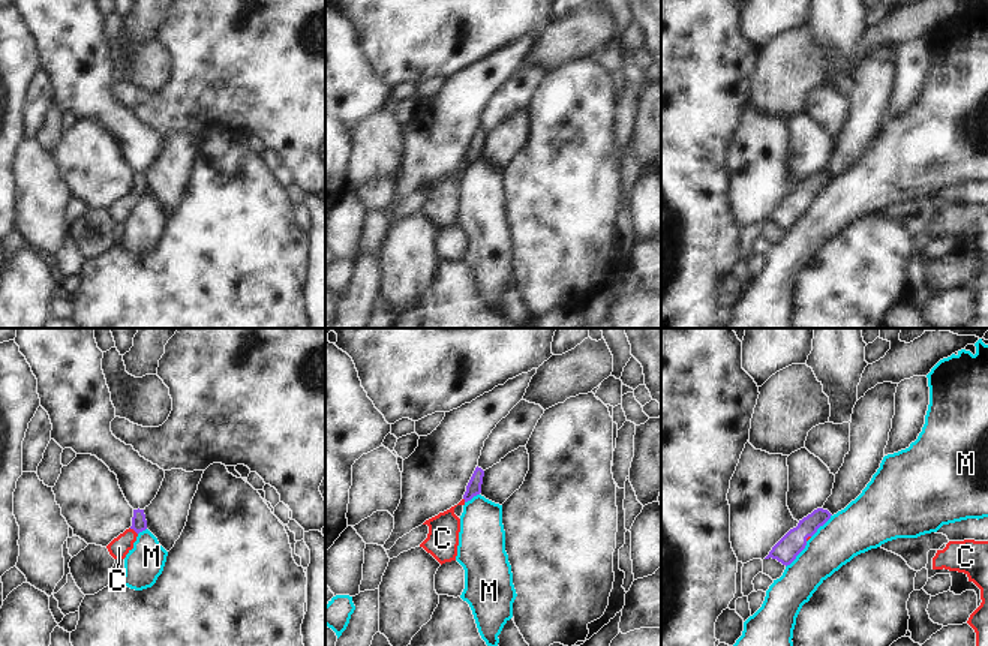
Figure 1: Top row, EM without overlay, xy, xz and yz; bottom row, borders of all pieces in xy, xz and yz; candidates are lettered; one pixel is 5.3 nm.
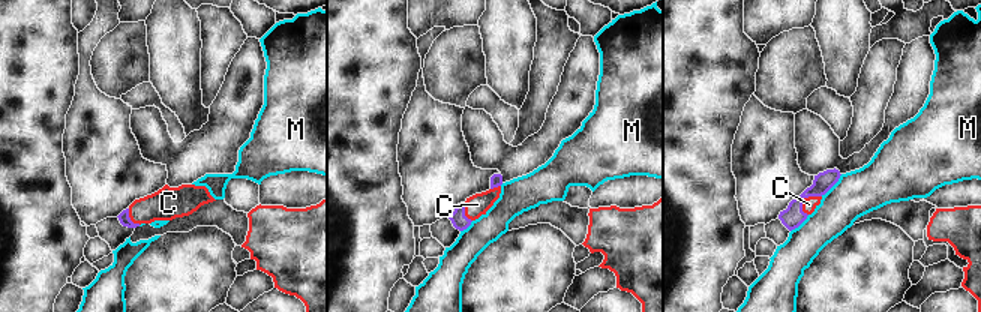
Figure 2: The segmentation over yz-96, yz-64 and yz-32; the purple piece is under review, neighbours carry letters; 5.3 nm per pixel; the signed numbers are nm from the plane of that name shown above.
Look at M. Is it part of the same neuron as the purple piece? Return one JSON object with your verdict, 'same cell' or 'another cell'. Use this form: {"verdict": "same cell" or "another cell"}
{"verdict": "another cell"}

